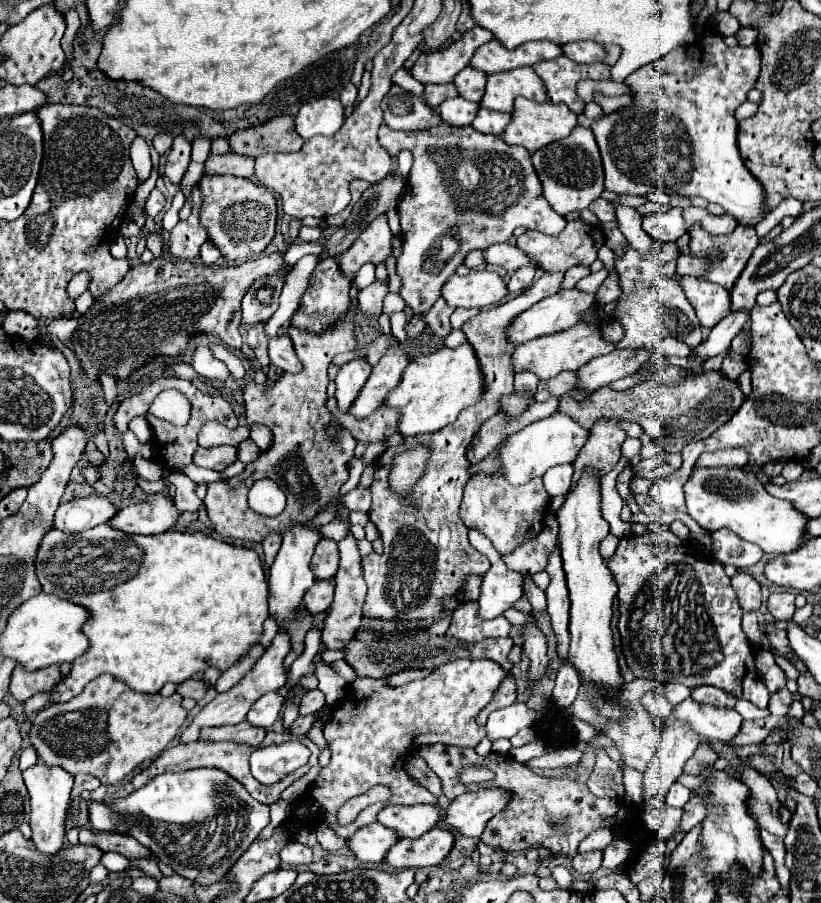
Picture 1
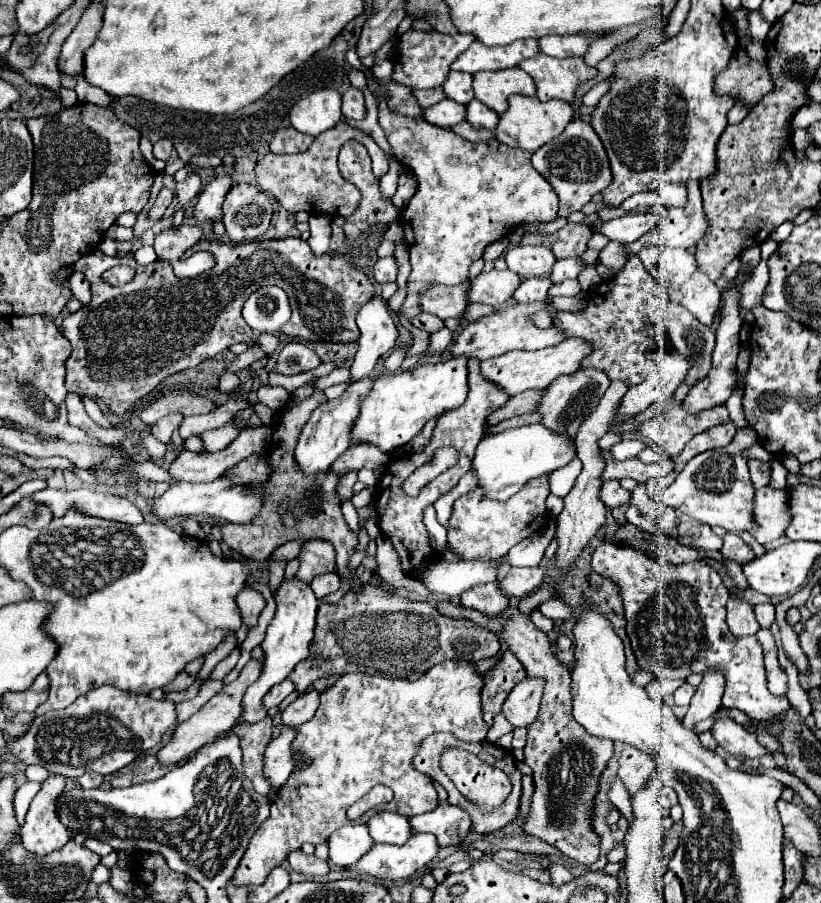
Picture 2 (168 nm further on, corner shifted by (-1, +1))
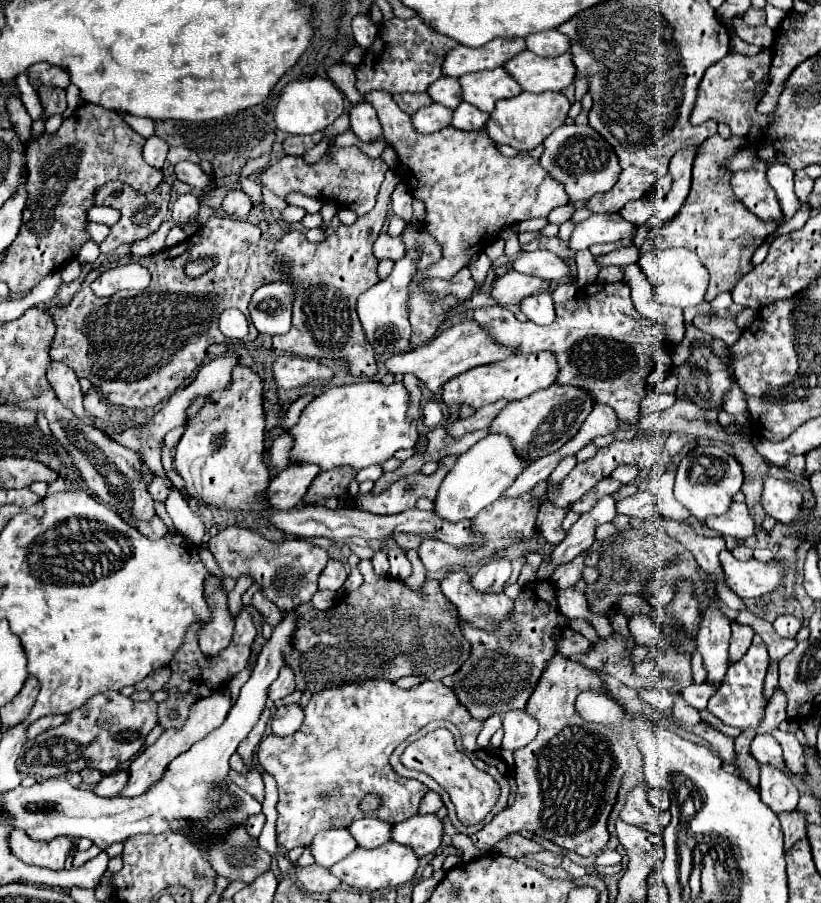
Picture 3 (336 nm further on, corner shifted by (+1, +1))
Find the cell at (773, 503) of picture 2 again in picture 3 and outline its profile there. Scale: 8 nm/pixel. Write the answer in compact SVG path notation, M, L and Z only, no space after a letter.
M738 492L732 500L730 512L724 516L712 516L706 520L706 526L720 532L722 536L734 536L738 540L746 540L754 536L756 522L750 516L750 510L744 502L744 494Z

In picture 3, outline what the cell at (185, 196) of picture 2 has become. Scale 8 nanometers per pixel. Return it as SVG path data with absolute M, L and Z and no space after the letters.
M192 192L182 194L182 196L178 196L178 200L172 204L172 218L174 218L176 222L184 224L190 216L198 214L198 208L200 208L200 204L198 204L196 194L192 194Z

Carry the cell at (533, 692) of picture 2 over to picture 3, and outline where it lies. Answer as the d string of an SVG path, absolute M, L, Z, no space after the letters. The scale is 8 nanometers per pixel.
M512 710L504 714L504 740L502 748L506 750L518 750L532 742L532 738L538 732L538 722L532 720L526 710Z

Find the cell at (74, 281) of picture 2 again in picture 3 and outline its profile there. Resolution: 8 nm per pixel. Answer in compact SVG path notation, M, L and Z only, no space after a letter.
M70 260L68 264L62 266L60 274L62 274L62 280L64 280L66 284L70 284L70 282L74 282L76 278L80 278L80 274L82 274L82 264L80 264L78 260Z

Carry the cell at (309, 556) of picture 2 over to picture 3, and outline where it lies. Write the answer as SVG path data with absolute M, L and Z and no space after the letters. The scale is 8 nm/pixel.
M230 526L222 530L220 534L212 536L210 540L210 550L214 558L220 564L220 570L230 576L238 578L242 574L252 574L256 584L266 592L266 596L284 612L284 610L294 610L304 602L310 602L314 592L318 590L316 580L318 574L324 570L326 562L330 560L328 552L322 550L320 546L304 540L286 540L282 544L272 544L260 534L254 534L248 528L238 528Z

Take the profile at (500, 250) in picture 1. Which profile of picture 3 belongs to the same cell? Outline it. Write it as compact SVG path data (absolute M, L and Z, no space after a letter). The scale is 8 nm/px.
M548 250L522 252L512 262L512 268L516 272L536 276L536 278L544 278L544 280L560 280L562 276L568 274L568 264Z

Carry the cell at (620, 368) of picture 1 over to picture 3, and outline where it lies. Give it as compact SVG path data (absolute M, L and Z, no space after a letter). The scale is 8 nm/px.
M552 384L544 390L538 390L536 394L530 394L528 398L522 398L520 402L510 402L490 424L490 432L510 436L516 450L524 458L536 460L560 450L570 438L574 438L586 416L592 412L592 406L594 402L588 390L580 390L578 386Z

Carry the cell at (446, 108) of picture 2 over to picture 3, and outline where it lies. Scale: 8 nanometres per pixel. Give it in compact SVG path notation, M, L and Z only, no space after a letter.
M430 104L426 108L420 108L412 116L412 122L418 132L430 134L430 132L438 132L442 128L448 128L452 124L452 114L454 114L452 108L446 108L440 104Z

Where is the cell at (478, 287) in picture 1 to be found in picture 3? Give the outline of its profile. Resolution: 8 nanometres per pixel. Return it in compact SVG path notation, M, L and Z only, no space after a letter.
M510 268L504 276L498 276L494 280L490 296L496 300L496 304L508 306L508 304L520 304L522 298L536 294L540 290L546 290L546 288L548 288L546 280L526 276L526 274L520 274Z

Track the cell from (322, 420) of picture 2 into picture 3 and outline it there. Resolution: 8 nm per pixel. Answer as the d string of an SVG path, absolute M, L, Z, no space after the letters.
M288 464L280 474L276 474L270 480L270 486L266 490L268 502L276 508L292 508L298 504L312 480L318 476L320 468L318 466L292 466Z

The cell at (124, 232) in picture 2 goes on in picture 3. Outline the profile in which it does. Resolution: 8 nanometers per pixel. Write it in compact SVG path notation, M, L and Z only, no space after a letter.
M88 224L88 234L90 234L90 238L94 240L94 242L102 242L108 234L110 234L110 228L108 226L102 226L102 224Z

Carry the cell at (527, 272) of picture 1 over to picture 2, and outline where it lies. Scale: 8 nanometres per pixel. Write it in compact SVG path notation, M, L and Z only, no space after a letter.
M528 278L520 284L520 288L514 292L516 302L542 302L548 298L548 290L552 286L550 278Z

